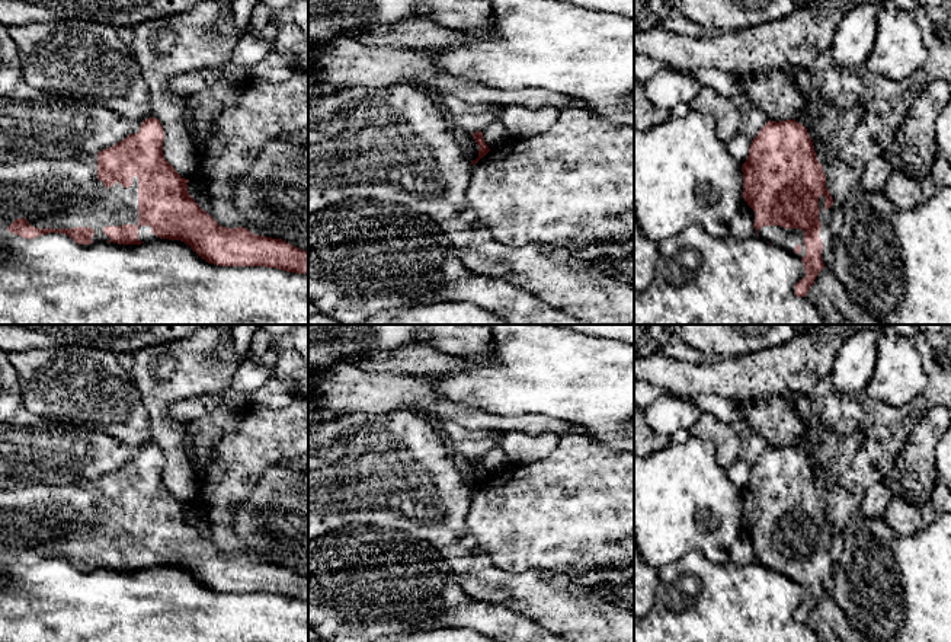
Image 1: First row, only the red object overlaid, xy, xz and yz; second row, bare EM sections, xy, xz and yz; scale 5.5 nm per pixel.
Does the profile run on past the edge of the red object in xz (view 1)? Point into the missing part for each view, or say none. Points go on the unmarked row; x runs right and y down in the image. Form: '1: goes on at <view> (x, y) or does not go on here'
1: does not go on here

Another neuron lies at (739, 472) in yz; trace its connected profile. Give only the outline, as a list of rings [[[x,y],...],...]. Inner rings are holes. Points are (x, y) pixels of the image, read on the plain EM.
[[[737,459],[733,464],[726,469],[729,479],[743,491],[749,482],[749,475],[752,470],[752,464],[747,463],[745,459]]]

